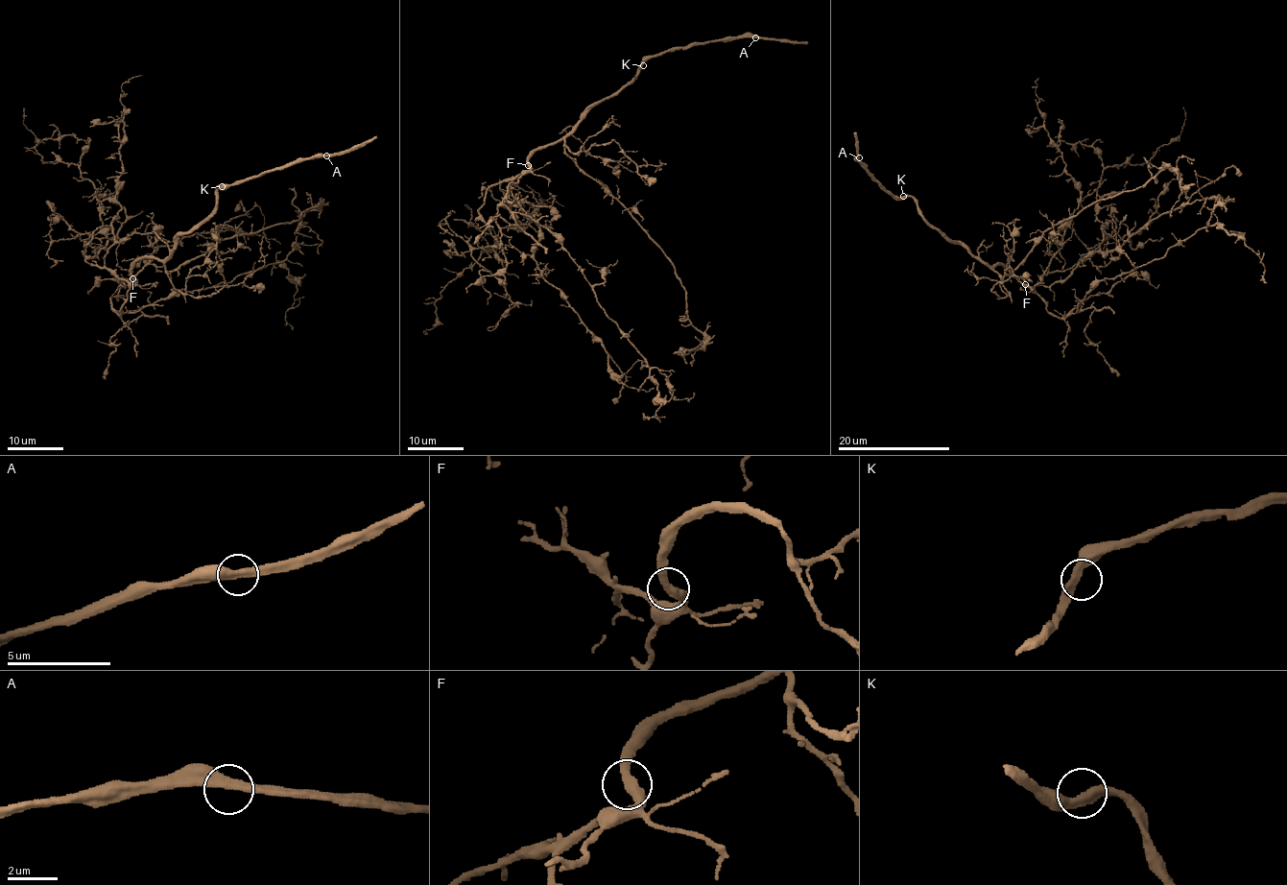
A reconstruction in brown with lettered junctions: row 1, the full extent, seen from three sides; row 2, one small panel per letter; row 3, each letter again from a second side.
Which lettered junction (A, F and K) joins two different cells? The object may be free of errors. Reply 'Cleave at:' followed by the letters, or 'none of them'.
Cleave at: none of them

